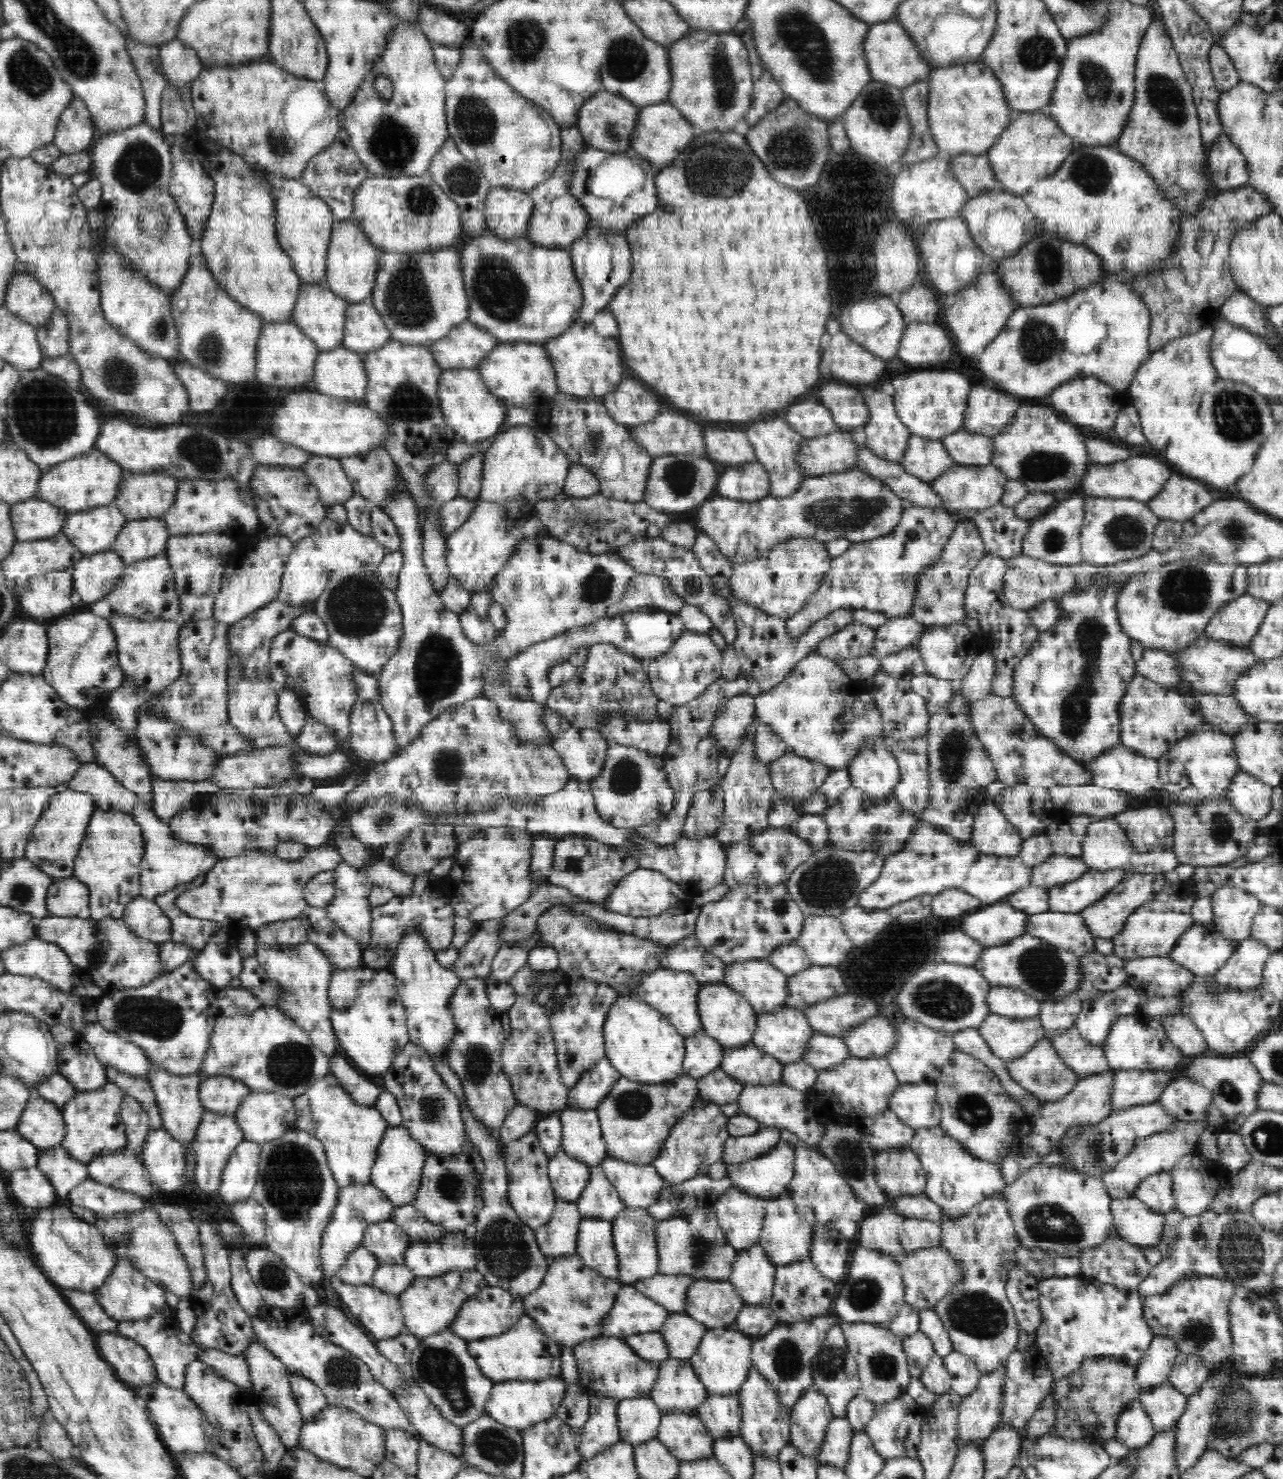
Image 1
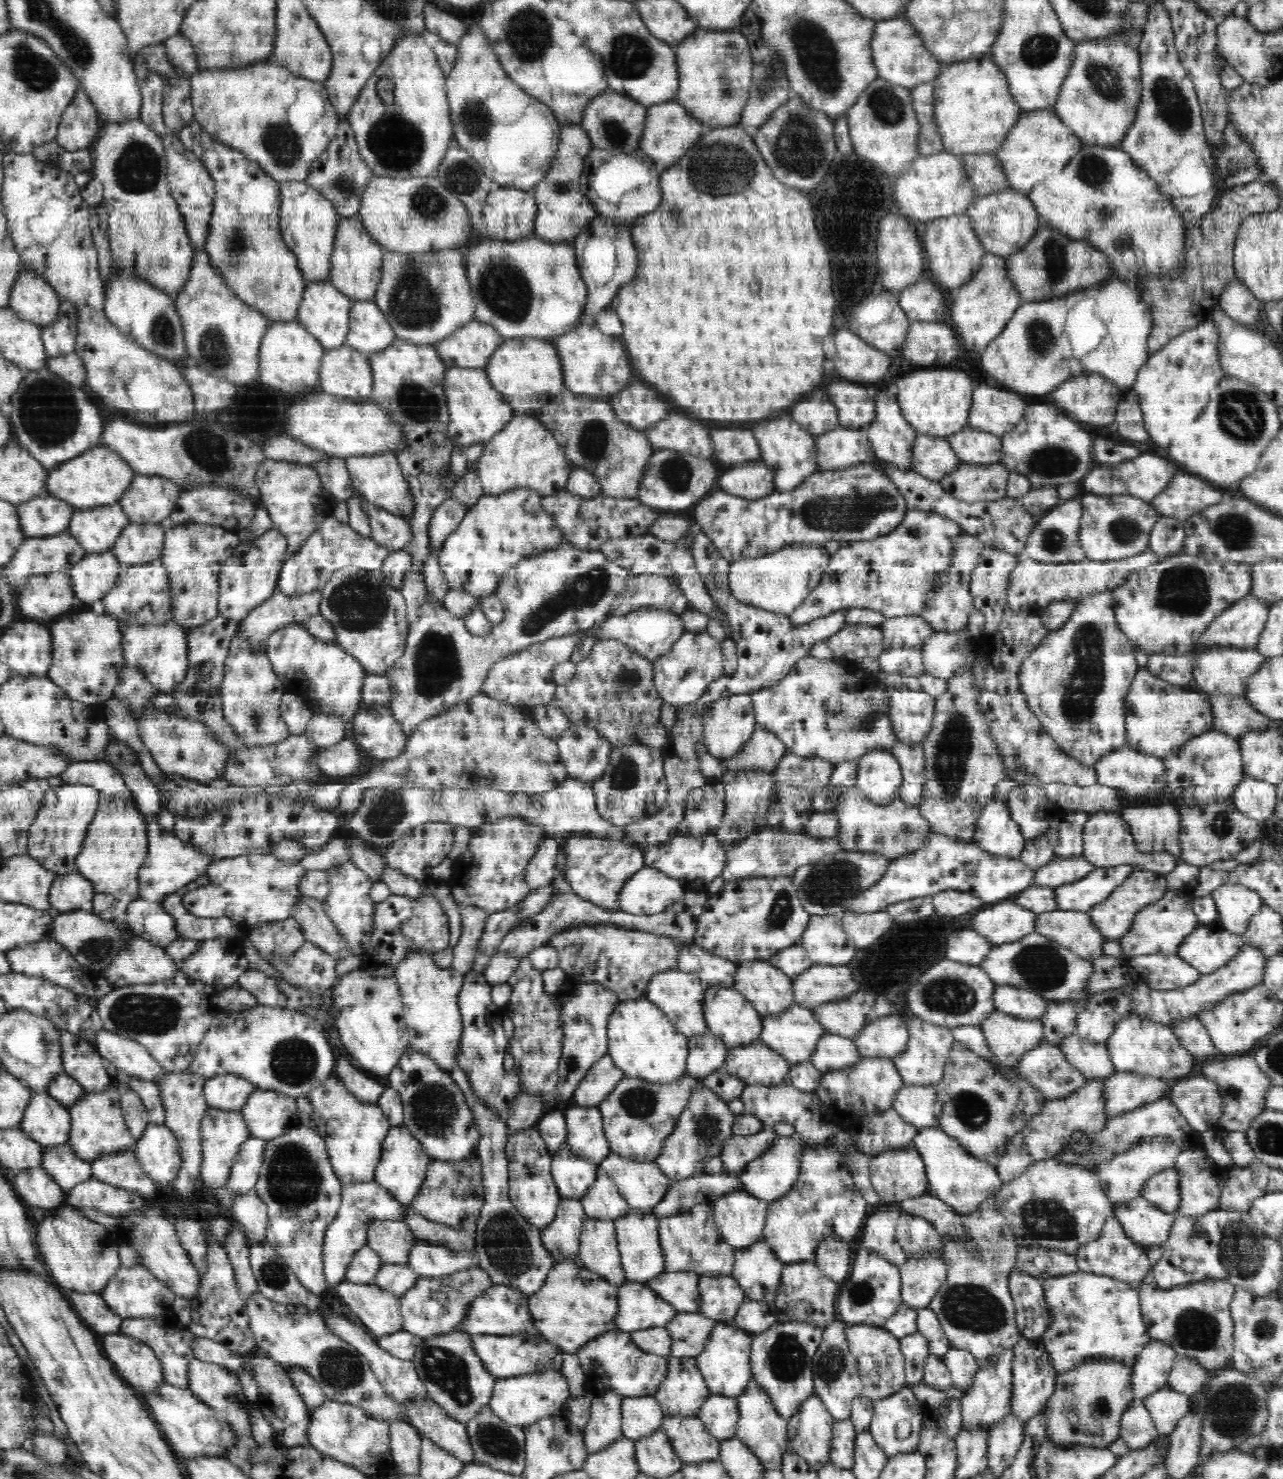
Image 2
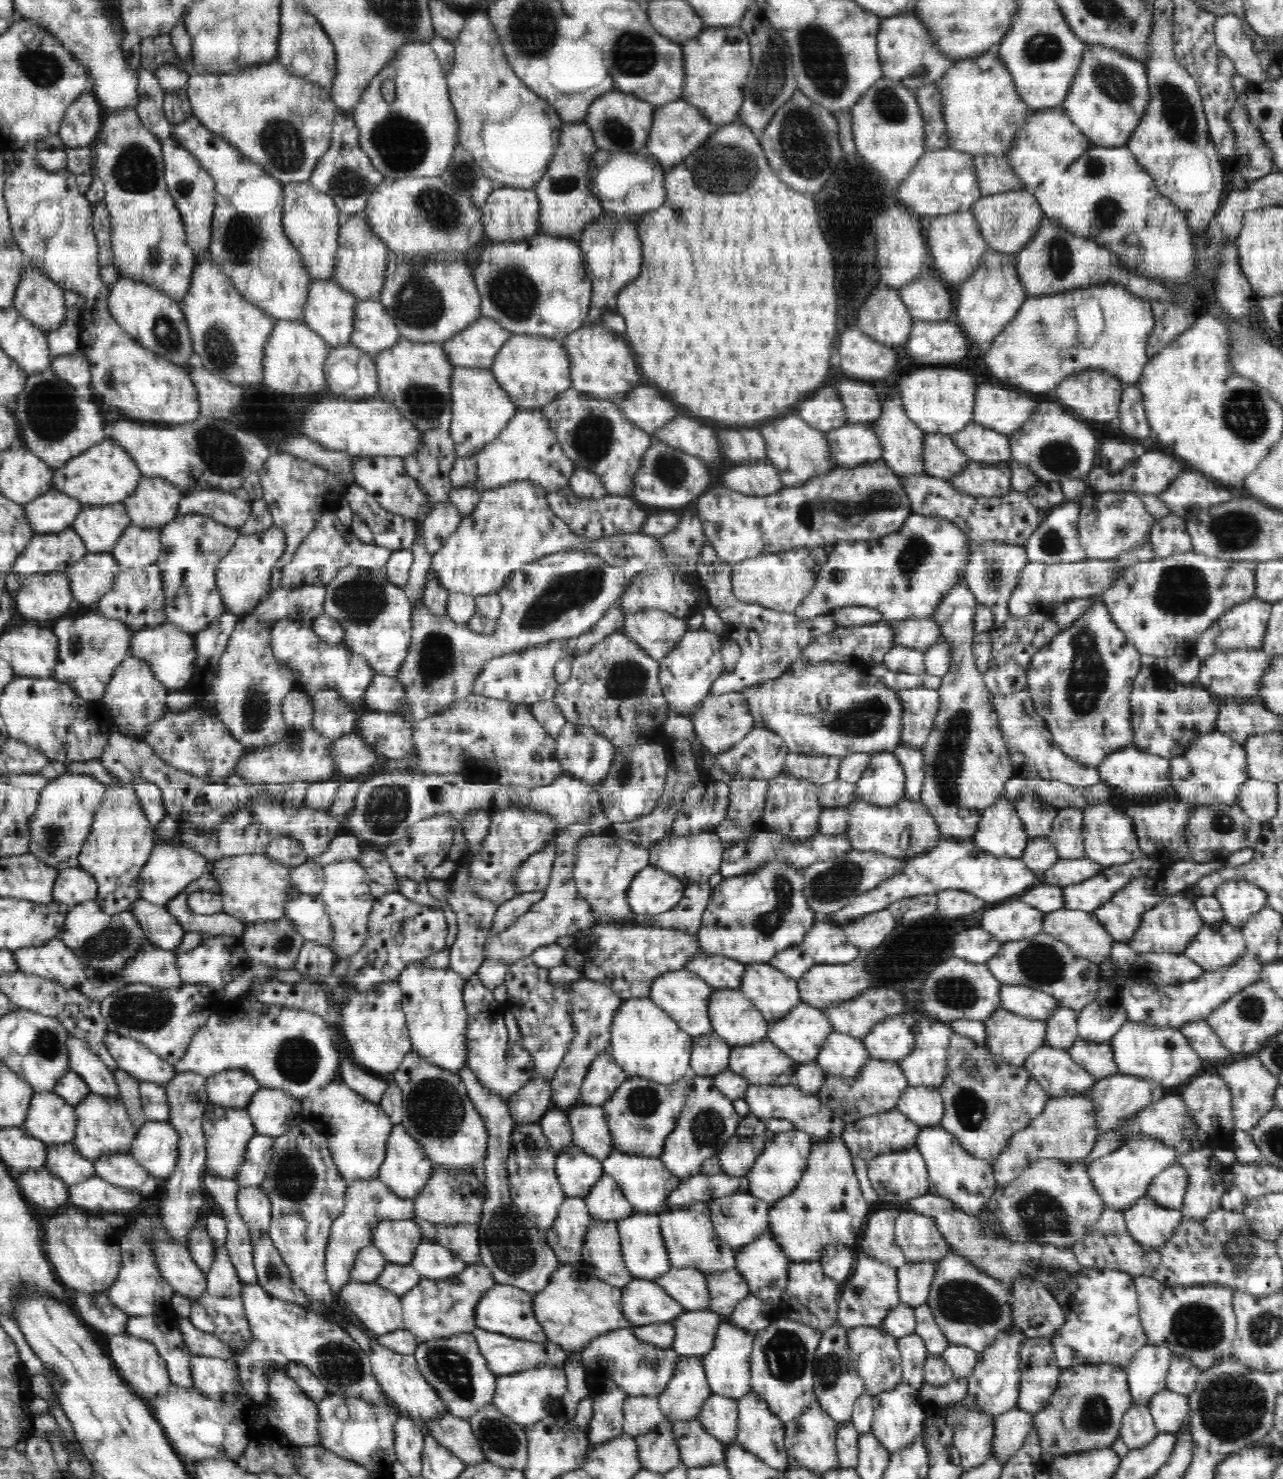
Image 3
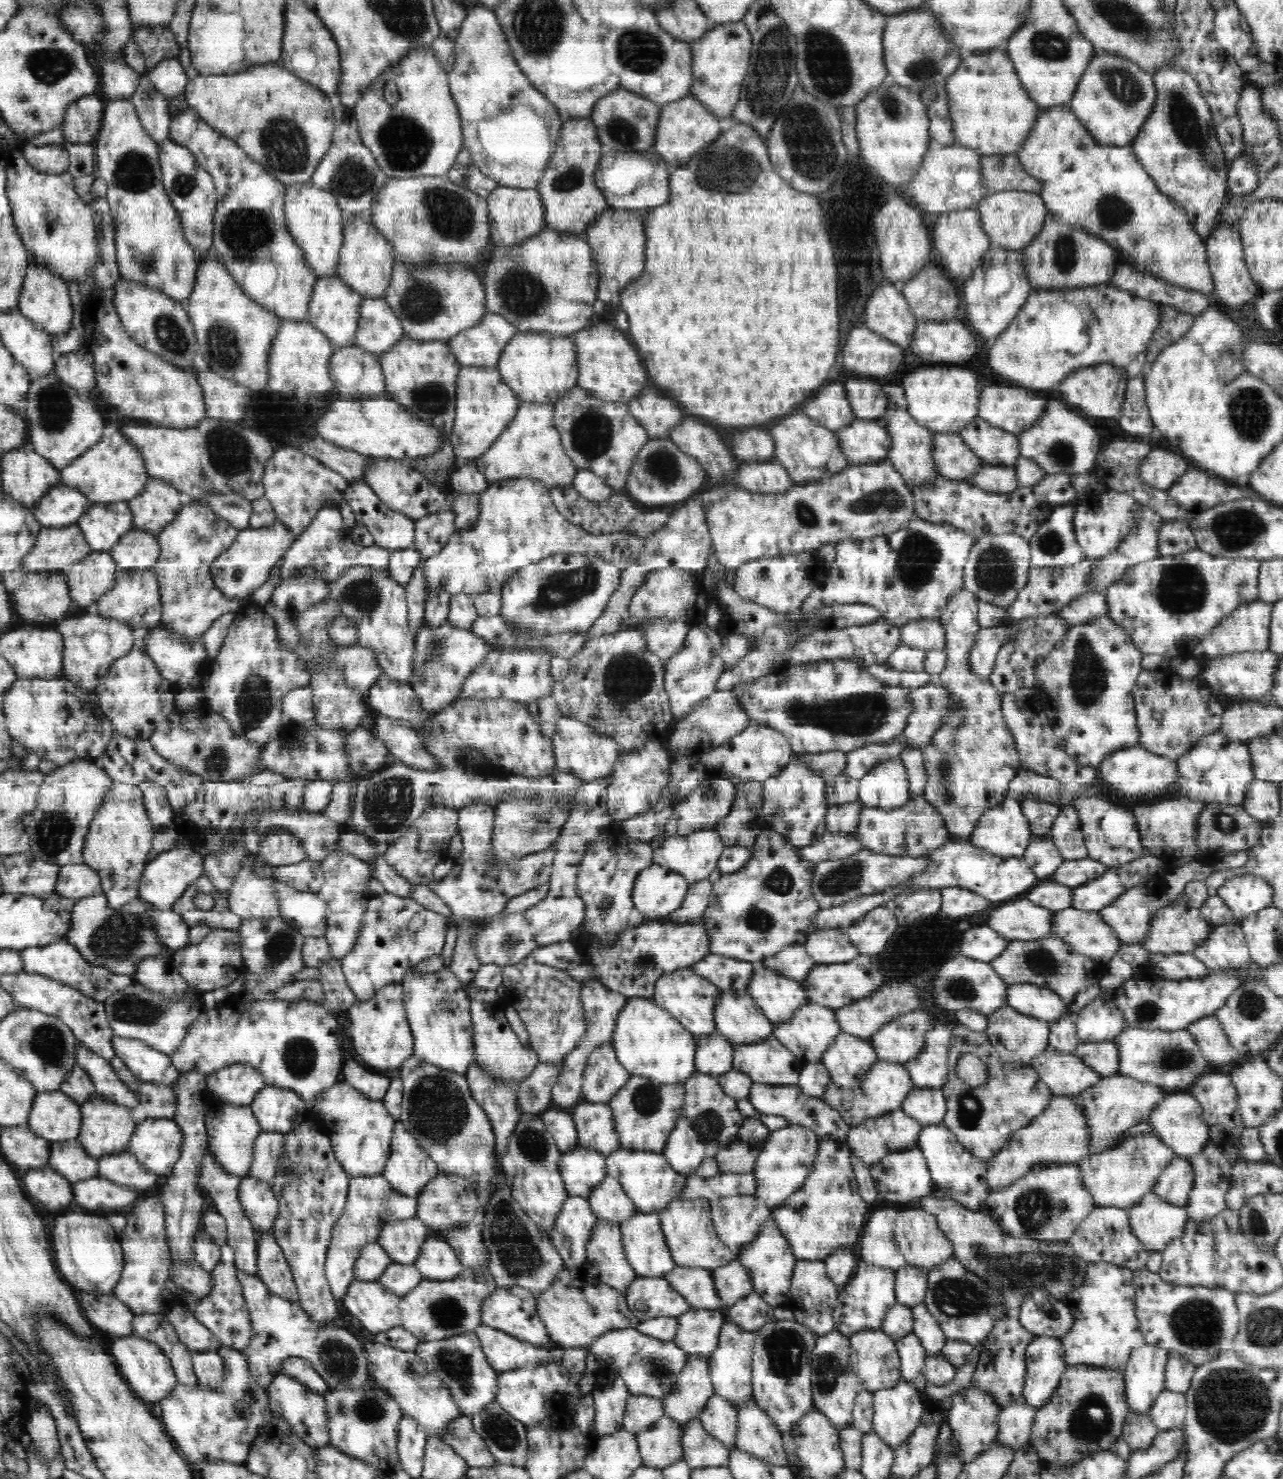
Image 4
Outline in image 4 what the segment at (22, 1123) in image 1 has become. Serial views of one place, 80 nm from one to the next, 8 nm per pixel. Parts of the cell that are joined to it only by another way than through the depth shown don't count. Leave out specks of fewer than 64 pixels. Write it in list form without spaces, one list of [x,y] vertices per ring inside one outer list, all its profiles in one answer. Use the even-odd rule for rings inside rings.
[[[58,1091],[37,1092],[26,1126],[50,1142],[77,1139],[82,1122],[81,1105]]]

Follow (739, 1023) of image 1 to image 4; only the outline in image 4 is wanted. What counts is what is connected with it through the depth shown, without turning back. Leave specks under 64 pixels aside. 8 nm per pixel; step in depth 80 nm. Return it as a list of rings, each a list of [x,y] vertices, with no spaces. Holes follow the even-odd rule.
[[[720,990],[714,1021],[717,1033],[734,1046],[764,1041],[774,1028],[747,992]]]

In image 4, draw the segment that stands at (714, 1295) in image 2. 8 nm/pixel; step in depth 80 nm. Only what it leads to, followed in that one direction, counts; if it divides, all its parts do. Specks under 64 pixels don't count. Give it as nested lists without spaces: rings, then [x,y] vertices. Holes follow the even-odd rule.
[[[737,1258],[726,1266],[714,1269],[713,1276],[722,1311],[732,1307],[737,1300],[749,1295],[754,1289],[752,1277]]]

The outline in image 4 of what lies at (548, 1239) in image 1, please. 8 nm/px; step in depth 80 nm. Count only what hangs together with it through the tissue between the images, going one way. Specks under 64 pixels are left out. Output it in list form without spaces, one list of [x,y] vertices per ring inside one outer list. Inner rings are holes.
[[[569,1196],[562,1205],[547,1236],[566,1268],[580,1272],[587,1260],[586,1247],[598,1220],[587,1198]]]

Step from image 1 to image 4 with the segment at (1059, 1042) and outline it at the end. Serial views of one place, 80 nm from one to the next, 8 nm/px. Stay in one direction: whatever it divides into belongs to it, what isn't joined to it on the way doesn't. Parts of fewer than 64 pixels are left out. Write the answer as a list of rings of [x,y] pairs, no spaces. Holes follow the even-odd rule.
[[[1112,1041],[1081,1043],[1074,1053],[1100,1077],[1119,1075],[1118,1045]]]

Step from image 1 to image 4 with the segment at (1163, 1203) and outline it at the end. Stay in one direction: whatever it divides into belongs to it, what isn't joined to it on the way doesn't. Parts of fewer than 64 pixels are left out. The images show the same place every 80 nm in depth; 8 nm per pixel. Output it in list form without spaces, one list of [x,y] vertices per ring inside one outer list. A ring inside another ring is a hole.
[[[1175,1156],[1161,1172],[1151,1191],[1168,1204],[1185,1206],[1194,1179],[1194,1169],[1186,1157]]]

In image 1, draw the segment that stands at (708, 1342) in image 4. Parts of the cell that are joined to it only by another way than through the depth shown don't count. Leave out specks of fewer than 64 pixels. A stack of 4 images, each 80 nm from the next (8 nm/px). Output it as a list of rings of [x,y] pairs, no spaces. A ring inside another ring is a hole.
[[[682,1312],[670,1313],[658,1331],[665,1340],[669,1358],[689,1359],[694,1356],[707,1330],[707,1326]]]

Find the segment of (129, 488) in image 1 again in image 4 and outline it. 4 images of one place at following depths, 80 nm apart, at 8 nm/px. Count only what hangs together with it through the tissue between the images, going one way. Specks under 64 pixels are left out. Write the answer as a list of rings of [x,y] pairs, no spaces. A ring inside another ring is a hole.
[[[150,478],[145,489],[127,503],[134,517],[134,528],[157,536],[168,524],[172,523],[172,520],[176,519],[185,501],[185,495],[170,483]]]

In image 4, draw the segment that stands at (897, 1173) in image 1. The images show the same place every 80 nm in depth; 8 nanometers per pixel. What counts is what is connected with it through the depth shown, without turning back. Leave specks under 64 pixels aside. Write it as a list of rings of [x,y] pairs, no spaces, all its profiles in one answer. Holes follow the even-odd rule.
[[[917,1147],[890,1153],[880,1163],[869,1167],[880,1196],[890,1202],[908,1202],[932,1195],[933,1180],[925,1156]]]

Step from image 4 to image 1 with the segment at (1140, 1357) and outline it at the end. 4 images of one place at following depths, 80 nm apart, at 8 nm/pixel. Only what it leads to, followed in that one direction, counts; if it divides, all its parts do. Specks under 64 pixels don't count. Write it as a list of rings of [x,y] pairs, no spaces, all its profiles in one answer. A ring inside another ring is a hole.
[[[1155,1336],[1136,1366],[1136,1379],[1141,1391],[1152,1390],[1155,1386],[1168,1381],[1179,1355],[1176,1340],[1170,1336]]]

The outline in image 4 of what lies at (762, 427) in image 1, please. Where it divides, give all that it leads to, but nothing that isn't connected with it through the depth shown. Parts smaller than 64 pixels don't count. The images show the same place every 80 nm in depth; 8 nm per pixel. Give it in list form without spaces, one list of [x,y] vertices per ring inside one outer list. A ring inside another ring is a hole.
[[[805,414],[788,416],[786,420],[766,431],[774,441],[773,460],[789,472],[792,482],[796,485],[830,478],[846,467],[854,465],[842,454],[836,431],[810,420]]]

